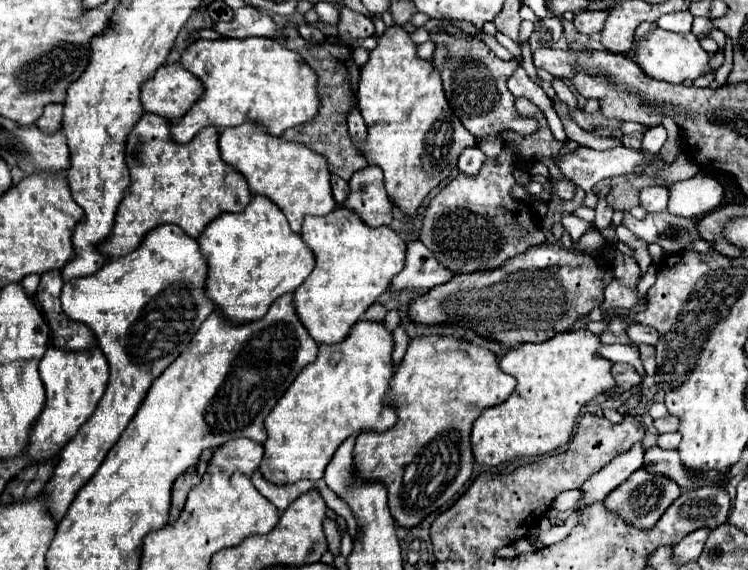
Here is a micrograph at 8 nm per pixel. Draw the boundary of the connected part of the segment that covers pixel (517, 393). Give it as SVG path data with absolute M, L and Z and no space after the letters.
M576 330L576 332L560 332L552 340L546 340L542 344L522 344L518 348L508 350L500 358L500 370L516 378L516 388L510 394L510 398L498 406L486 408L480 418L472 426L472 454L478 464L486 466L498 466L506 460L522 458L522 456L542 456L546 452L552 452L564 444L568 444L576 418L586 402L590 402L594 396L610 390L614 386L612 378L612 362L598 356L598 348L602 346L600 338L594 336L588 330Z

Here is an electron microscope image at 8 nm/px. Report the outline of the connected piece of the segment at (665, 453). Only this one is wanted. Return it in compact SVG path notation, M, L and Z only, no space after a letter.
M652 446L644 452L644 470L648 470L650 474L672 478L682 490L696 490L704 484L718 484L722 480L722 476L716 472L690 476L688 470L682 466L676 450L662 450L658 446Z

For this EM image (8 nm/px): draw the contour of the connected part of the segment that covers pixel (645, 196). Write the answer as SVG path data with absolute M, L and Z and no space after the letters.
M648 186L640 190L640 206L646 212L662 212L666 210L668 202L668 188L664 186Z

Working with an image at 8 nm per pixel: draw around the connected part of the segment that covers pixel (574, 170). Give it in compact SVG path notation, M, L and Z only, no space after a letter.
M618 146L618 148L612 148L612 150L592 150L592 148L576 148L576 150L570 150L570 152L564 152L558 156L556 164L560 168L560 172L572 180L578 188L582 188L584 192L588 192L594 184L606 180L606 178L612 178L612 176L620 176L620 174L630 174L634 172L634 168L640 164L640 162L646 162L646 166L662 166L658 154L656 156L646 156L642 150L632 150L632 148L624 148L624 146Z

